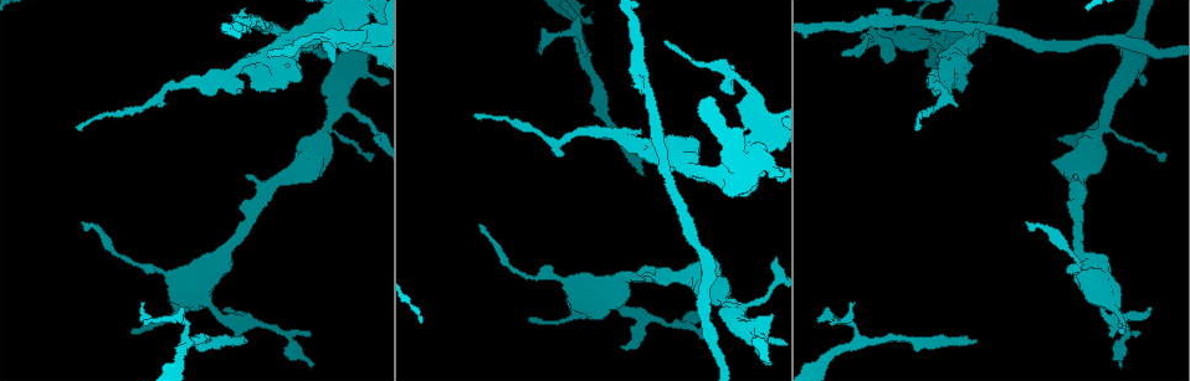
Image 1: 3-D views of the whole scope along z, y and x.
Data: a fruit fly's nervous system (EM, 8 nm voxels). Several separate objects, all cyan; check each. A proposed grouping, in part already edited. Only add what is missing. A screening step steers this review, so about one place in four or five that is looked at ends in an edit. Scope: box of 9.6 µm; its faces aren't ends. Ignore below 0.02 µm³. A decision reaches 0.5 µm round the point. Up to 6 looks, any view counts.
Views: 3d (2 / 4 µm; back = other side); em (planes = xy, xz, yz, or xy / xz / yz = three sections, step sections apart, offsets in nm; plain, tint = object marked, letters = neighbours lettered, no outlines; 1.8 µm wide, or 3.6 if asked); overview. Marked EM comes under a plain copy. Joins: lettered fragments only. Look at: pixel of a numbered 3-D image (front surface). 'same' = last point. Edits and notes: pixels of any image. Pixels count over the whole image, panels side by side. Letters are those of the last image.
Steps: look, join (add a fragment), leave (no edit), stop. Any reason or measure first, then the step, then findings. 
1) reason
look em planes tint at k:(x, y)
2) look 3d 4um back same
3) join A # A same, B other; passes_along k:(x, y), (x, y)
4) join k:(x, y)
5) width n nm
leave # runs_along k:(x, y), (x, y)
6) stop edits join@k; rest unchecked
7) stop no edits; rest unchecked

free end
look em planes tint at 1:(253, 88)

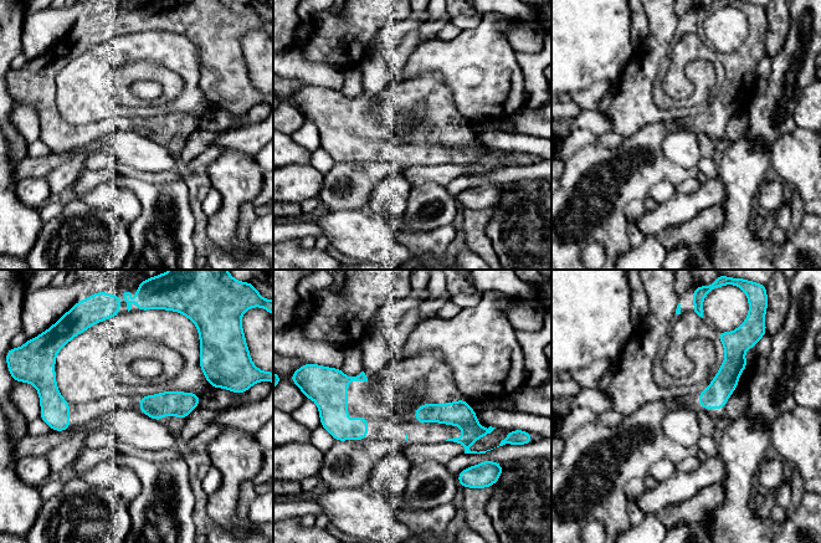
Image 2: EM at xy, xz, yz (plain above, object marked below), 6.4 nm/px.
look em planes letters same

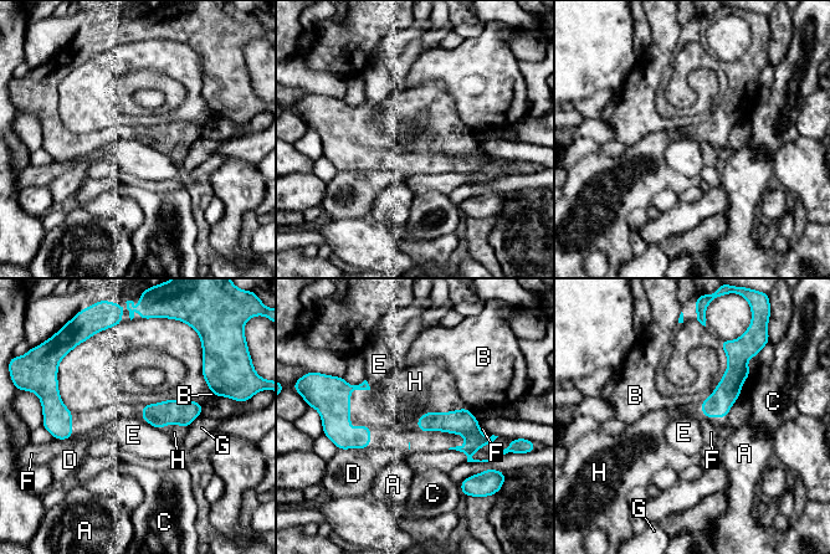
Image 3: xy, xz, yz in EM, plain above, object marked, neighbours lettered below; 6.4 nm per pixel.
join H # A other, B other, C other, D other, E other, F other, G other, H same; the neuron continues

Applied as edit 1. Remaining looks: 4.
four-way junction
look 3d 4um at 1:(766, 134)

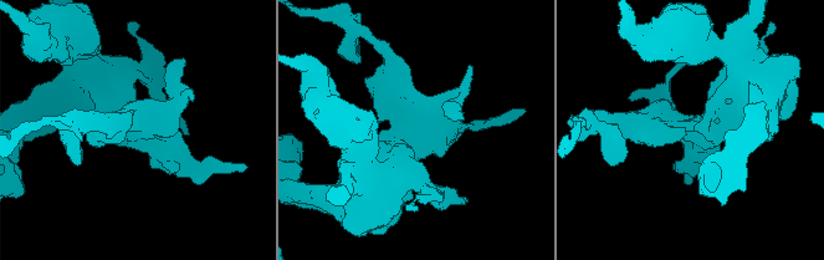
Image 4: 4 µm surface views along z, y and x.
arms 4
look em planes tint at 4:(416, 133)

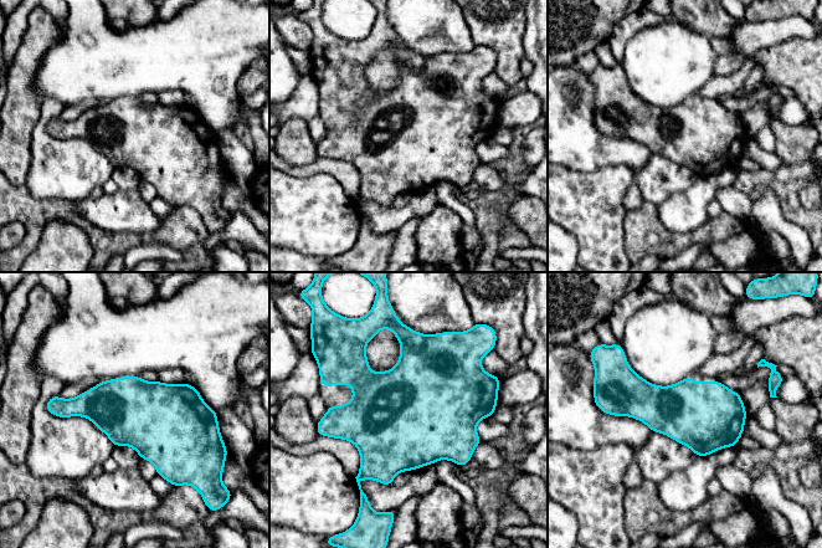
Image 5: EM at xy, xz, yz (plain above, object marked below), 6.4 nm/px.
what lies round it
look em planes letters same

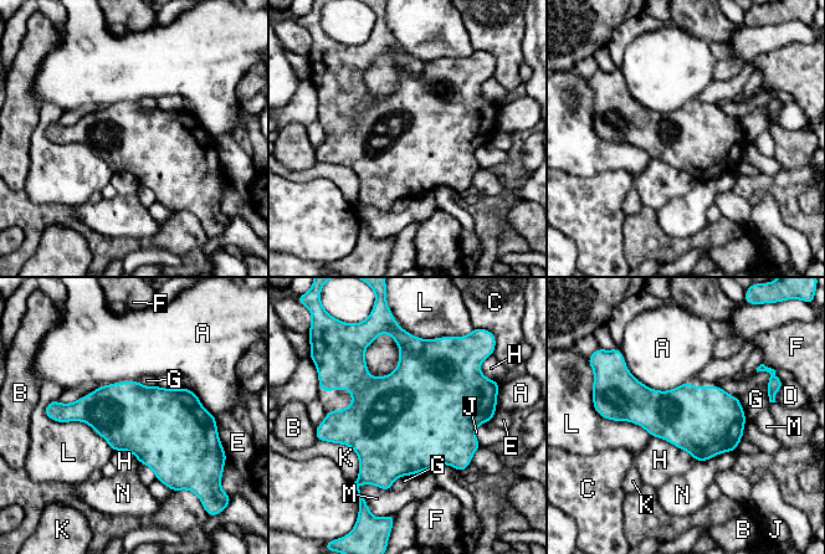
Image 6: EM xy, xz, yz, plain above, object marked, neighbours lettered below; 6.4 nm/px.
leave # A other, B other, C other, D other, E other, F other, G other, H other, J other, K other, L other, M other, N other; border 6:(651, 436), (686, 450), (697, 461); no lettered fragment goes on from it

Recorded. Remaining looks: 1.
stop edits join@3; rest unchecked

